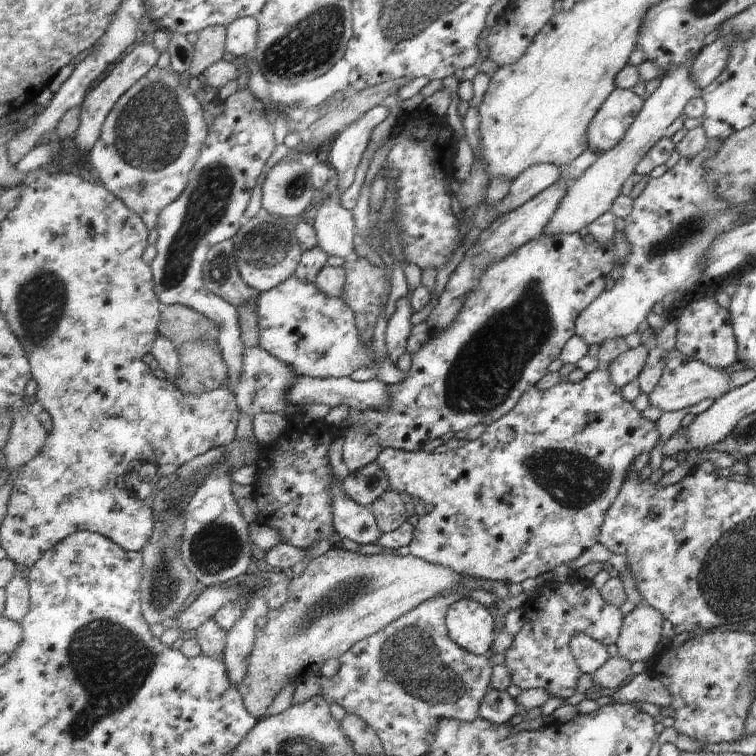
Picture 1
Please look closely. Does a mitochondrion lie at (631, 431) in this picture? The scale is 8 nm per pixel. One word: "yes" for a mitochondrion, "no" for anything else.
no

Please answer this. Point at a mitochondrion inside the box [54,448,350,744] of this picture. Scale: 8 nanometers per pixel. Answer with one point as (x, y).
(111, 663)

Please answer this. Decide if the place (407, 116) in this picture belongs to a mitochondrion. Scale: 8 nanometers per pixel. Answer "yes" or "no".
no

